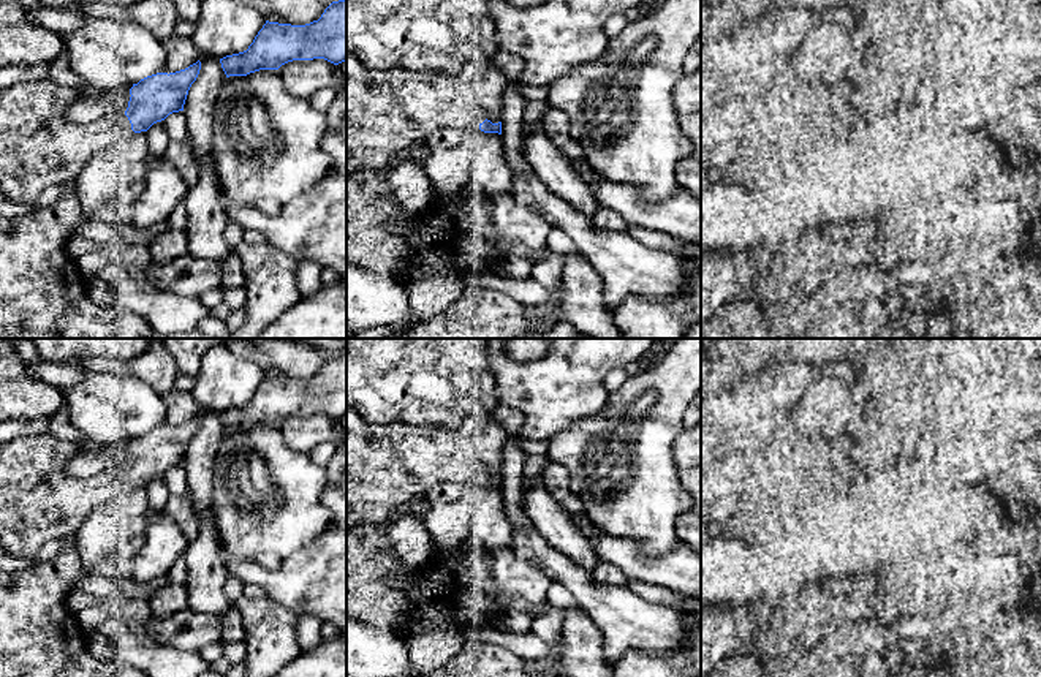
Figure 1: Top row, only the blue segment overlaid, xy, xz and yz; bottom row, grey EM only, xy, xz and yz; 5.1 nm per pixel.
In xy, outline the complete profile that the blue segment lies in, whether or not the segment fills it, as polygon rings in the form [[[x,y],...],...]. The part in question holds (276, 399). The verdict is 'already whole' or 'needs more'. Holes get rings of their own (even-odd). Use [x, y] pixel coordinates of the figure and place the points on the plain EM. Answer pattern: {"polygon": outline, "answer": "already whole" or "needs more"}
{"polygon": [[[346,354],[332,356],[318,375],[305,380],[266,375],[247,405],[226,410],[220,418],[229,432],[313,413],[346,416]]], "answer": "already whole"}

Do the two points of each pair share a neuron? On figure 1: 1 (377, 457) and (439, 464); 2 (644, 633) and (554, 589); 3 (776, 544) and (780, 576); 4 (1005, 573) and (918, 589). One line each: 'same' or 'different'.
1: same
2: different
3: different
4: different

